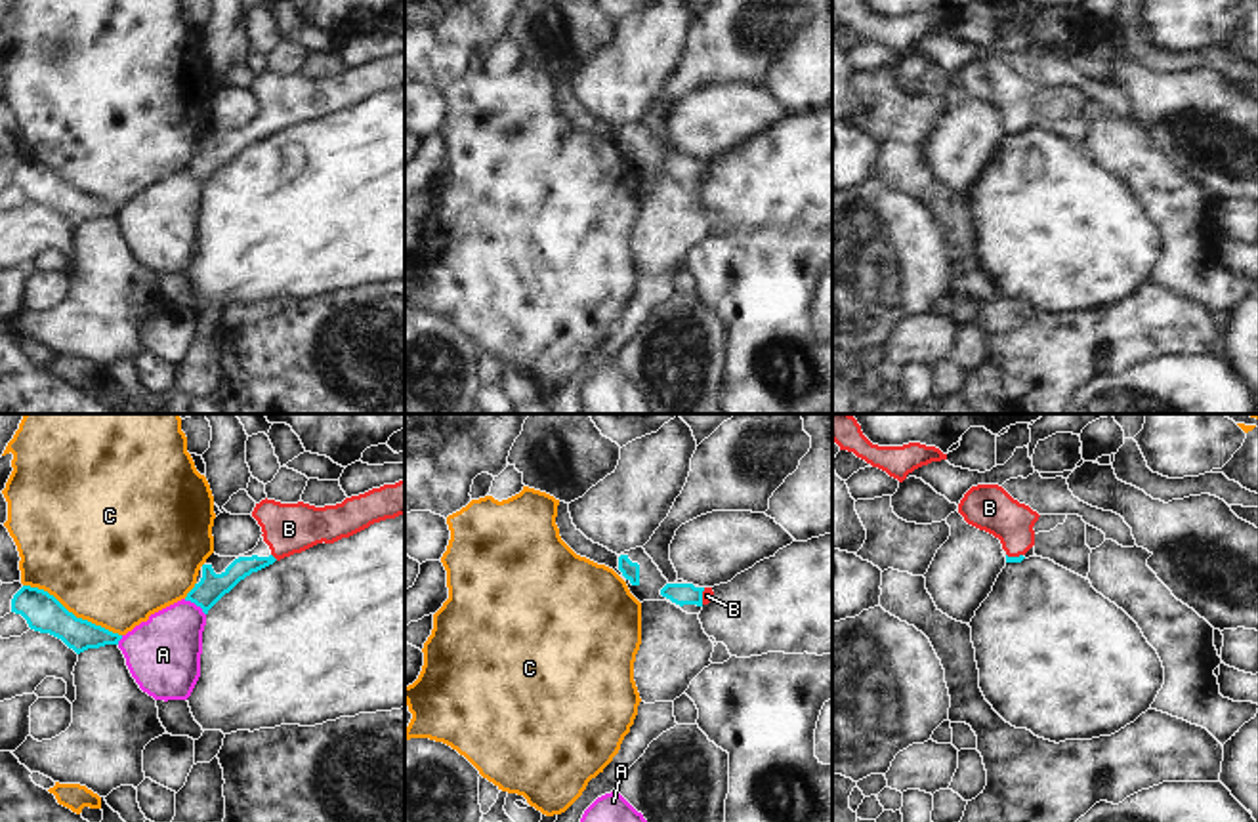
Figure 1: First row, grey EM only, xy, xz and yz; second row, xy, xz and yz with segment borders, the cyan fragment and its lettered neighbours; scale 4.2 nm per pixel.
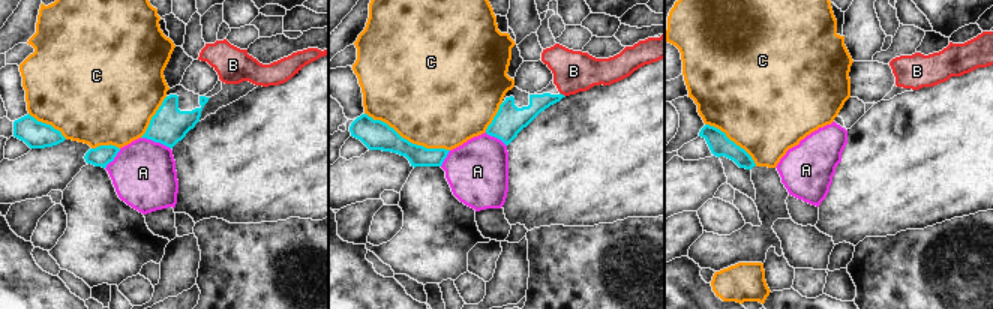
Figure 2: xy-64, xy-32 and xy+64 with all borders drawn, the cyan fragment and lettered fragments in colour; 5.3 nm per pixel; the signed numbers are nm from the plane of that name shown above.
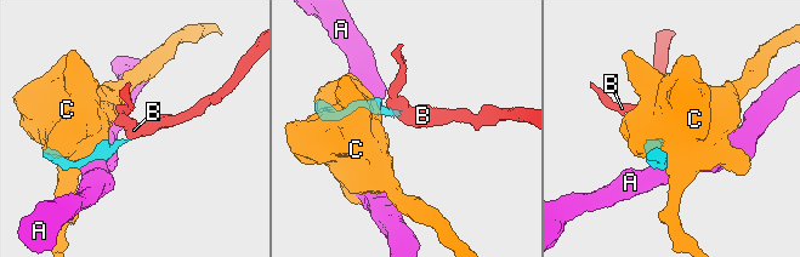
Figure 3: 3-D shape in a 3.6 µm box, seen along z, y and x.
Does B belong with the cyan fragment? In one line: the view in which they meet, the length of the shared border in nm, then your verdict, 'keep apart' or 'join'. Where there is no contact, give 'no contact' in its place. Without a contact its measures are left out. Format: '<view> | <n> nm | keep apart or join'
xy | 40 nm | join

